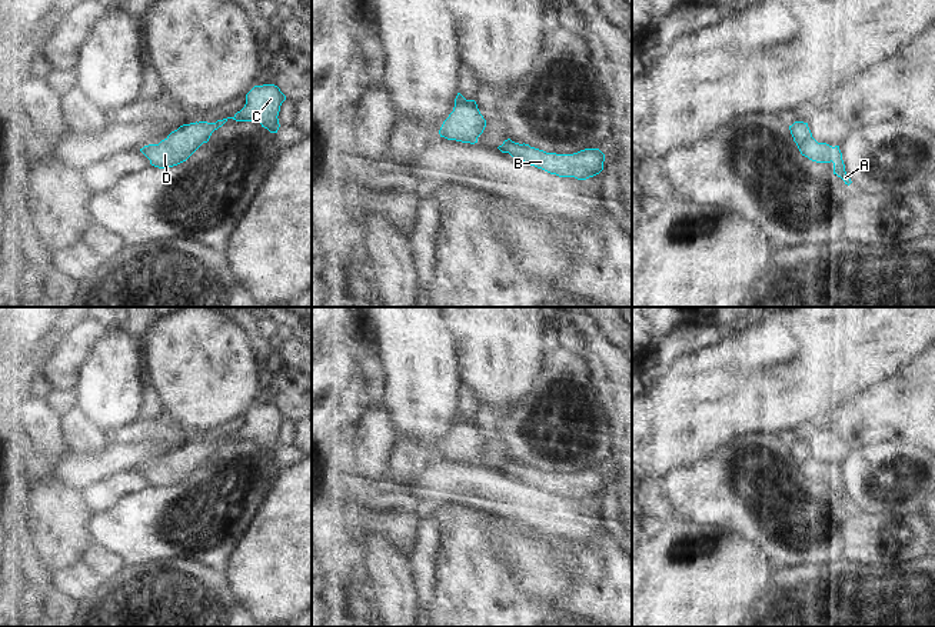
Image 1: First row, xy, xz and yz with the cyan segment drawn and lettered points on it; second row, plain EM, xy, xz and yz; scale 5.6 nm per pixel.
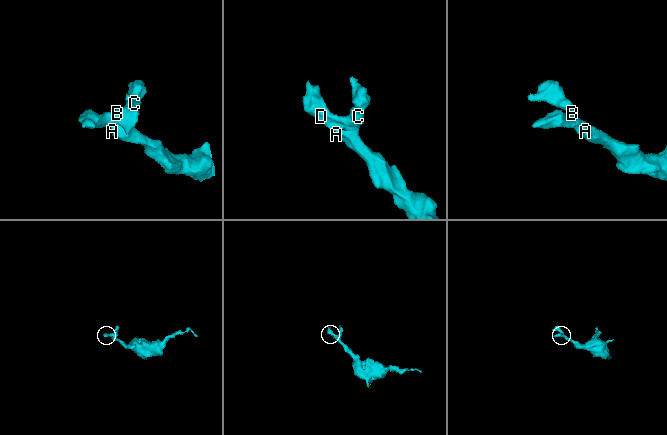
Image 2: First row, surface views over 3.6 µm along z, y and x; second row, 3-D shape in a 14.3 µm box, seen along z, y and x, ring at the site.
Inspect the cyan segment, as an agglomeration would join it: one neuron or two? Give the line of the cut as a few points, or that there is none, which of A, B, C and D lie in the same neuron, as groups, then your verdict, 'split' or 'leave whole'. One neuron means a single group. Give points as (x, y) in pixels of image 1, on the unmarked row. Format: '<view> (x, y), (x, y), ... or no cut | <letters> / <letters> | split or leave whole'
no cut | A B C D | leave whole

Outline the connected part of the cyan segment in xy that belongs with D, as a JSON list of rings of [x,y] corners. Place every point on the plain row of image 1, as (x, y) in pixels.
[[[263,404],[263,406],[254,406],[247,414],[246,414],[246,424],[244,427],[237,431],[233,437],[227,437],[223,440],[217,440],[216,443],[207,443],[207,441],[196,441],[190,444],[183,444],[177,450],[172,451],[164,460],[162,460],[159,464],[149,464],[140,468],[140,471],[150,480],[150,484],[159,488],[164,487],[173,487],[183,481],[186,481],[203,463],[207,463],[212,453],[222,447],[229,438],[233,438],[236,441],[253,441],[260,443],[262,447],[267,448],[270,453],[277,453],[280,444],[279,444],[279,431],[282,423],[286,420],[286,416],[280,411],[280,408],[274,404]]]

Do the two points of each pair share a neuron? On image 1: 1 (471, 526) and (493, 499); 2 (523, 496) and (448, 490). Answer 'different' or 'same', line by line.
1: different
2: same

